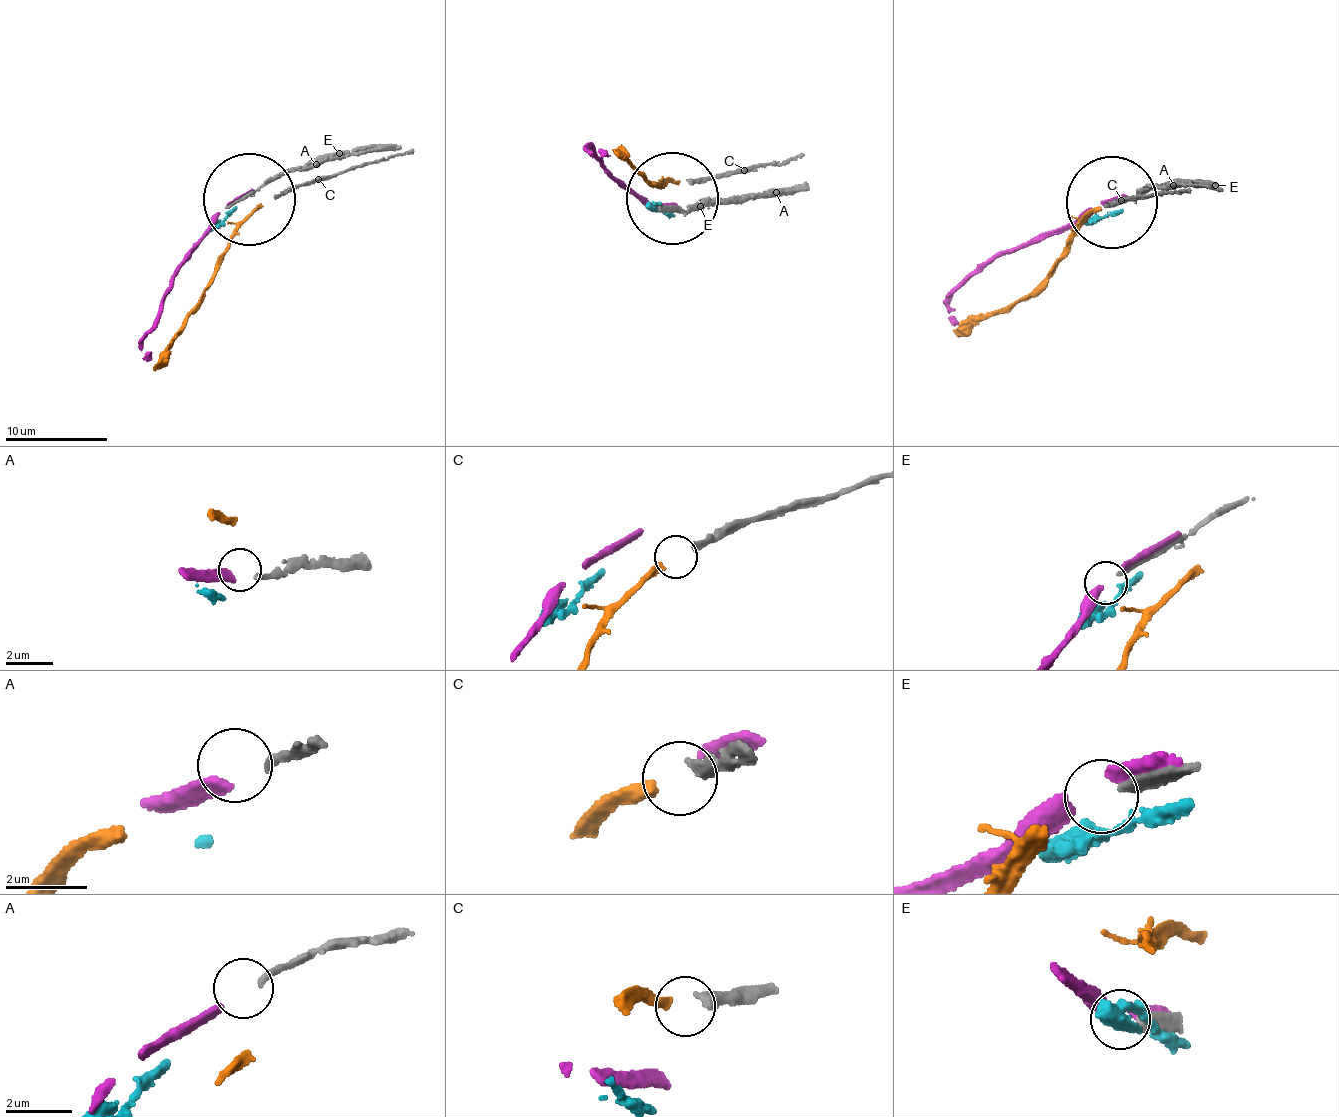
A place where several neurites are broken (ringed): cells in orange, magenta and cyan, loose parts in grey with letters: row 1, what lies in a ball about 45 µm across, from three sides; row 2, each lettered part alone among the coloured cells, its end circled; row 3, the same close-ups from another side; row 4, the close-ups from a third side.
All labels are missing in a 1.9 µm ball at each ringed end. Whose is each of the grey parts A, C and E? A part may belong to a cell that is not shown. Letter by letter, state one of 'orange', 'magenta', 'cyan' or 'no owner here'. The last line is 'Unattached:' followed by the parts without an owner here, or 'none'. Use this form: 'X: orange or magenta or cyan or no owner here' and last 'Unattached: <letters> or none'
A: magenta
C: orange
E: no owner here
Unattached: E

